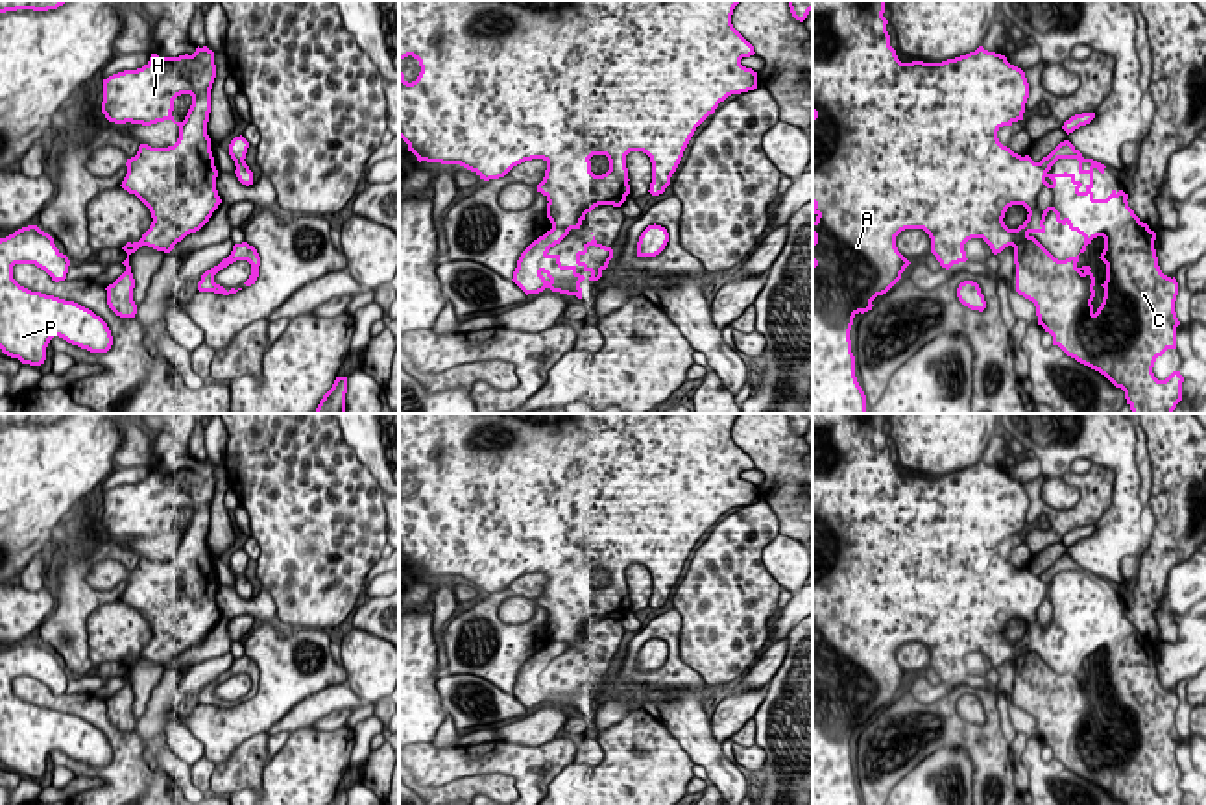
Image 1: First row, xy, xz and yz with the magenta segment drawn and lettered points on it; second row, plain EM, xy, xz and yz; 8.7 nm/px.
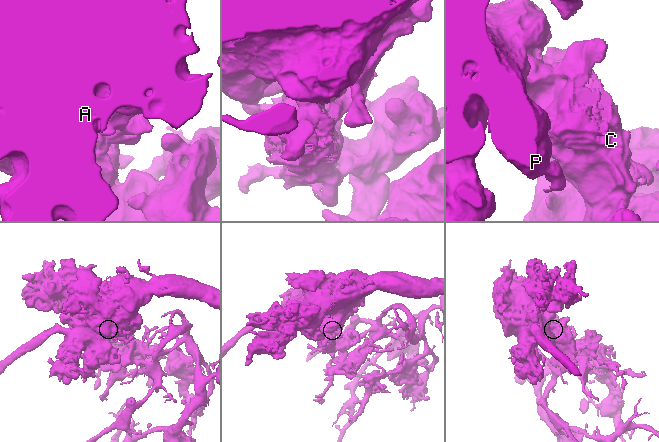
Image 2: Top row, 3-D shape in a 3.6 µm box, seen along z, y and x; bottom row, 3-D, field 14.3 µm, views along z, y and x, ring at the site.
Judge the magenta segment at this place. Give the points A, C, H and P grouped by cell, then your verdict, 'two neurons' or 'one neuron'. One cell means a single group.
groups A H P / C; two neurons

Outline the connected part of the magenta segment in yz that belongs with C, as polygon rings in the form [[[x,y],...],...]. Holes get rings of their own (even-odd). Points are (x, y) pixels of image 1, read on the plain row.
[[[1069,554],[1060,556],[1047,571],[1040,574],[1038,580],[1031,571],[1010,571],[1007,561],[995,561],[994,567],[975,571],[975,574],[977,580],[1001,580],[1007,587],[1010,583],[1018,583],[1019,580],[1029,580],[1031,583],[1042,582],[1045,585],[1045,591],[1053,595],[1051,598],[1043,595],[1043,600],[1036,613],[1025,613],[1025,617],[1034,619],[1032,622],[1027,622],[1027,633],[1018,643],[1008,643],[1007,646],[1003,646],[1003,659],[1010,657],[1014,661],[1016,705],[1034,716],[1038,739],[1042,739],[1045,746],[1053,750],[1053,759],[1058,759],[1067,770],[1075,772],[1077,775],[1099,785],[1123,805],[1182,805],[1184,790],[1180,788],[1180,785],[1173,785],[1165,794],[1158,794],[1152,787],[1156,772],[1162,770],[1167,763],[1176,763],[1176,740],[1180,739],[1180,735],[1175,726],[1175,715],[1178,709],[1178,696],[1175,691],[1171,692],[1162,687],[1154,663],[1156,646],[1151,644],[1149,639],[1143,637],[1128,620],[1128,607],[1125,607],[1123,604],[1112,604],[1106,613],[1093,611],[1093,583],[1097,582],[1101,587],[1104,587],[1106,580],[1093,572],[1084,572],[1082,567]],[[1058,572],[1079,574],[1079,587],[1090,589],[1090,596],[1086,598],[1084,606],[1079,604],[1082,596],[1075,593],[1075,587],[1049,585]],[[1049,624],[1056,628],[1058,637],[1067,637],[1071,644],[1077,644],[1084,650],[1080,667],[1086,665],[1086,659],[1091,657],[1093,652],[1104,652],[1104,663],[1099,672],[1106,678],[1106,694],[1101,698],[1104,702],[1104,711],[1097,724],[1091,718],[1095,711],[1095,691],[1090,685],[1091,681],[1079,681],[1079,668],[1066,674],[1055,672],[1032,650],[1034,646],[1045,646],[1043,635]]]

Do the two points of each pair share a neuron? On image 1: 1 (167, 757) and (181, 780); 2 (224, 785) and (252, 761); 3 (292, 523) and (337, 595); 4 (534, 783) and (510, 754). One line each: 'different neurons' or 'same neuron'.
1: same neuron
2: same neuron
3: same neuron
4: same neuron

